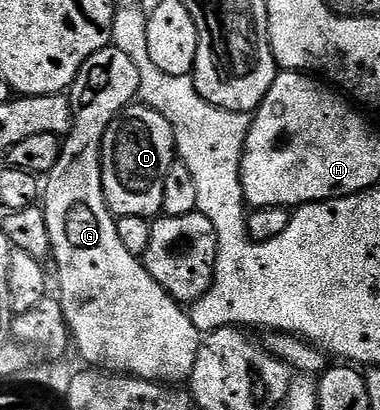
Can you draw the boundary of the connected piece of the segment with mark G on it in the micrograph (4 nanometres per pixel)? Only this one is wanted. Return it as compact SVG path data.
M108 46L97 51L86 59L78 71L77 78L71 84L69 89L68 100L73 110L73 122L71 128L63 140L63 149L57 158L57 166L48 172L45 177L45 187L41 192L41 207L45 214L45 222L49 222L49 238L51 239L51 256L55 260L55 272L59 275L59 292L57 298L61 302L61 310L65 310L65 322L67 329L71 331L71 339L74 347L79 347L79 352L88 360L88 365L96 369L110 372L112 374L126 374L129 376L138 376L141 380L153 380L156 382L179 382L175 380L186 381L193 370L193 362L197 362L197 354L201 343L201 334L197 326L193 326L188 309L179 301L175 300L168 294L162 286L149 274L149 270L143 265L142 259L129 250L121 243L121 237L117 234L115 225L116 217L113 215L111 208L107 204L107 199L103 193L103 140L107 133L108 127L115 120L115 117L128 107L138 95L140 88L140 75L137 66L131 58L120 48Z

